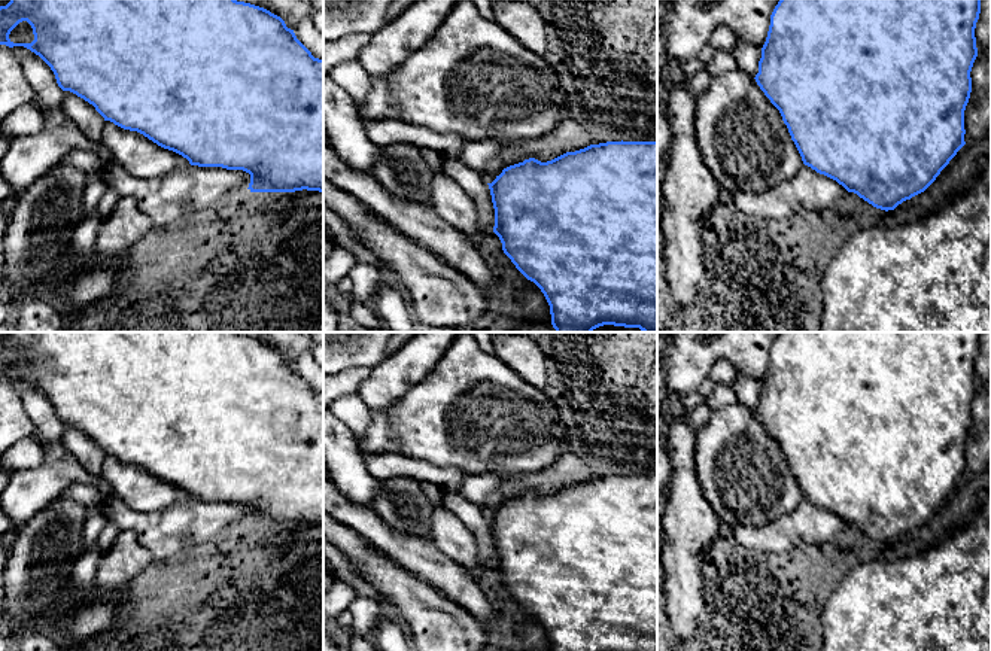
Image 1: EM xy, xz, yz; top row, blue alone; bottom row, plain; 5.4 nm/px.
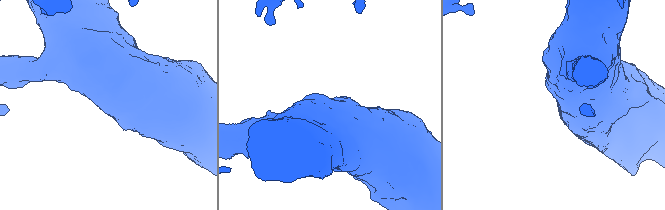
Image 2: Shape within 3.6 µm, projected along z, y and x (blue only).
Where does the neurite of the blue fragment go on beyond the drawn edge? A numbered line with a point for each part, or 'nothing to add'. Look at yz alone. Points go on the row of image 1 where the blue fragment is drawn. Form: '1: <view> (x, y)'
nothing to add

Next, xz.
nothing to add

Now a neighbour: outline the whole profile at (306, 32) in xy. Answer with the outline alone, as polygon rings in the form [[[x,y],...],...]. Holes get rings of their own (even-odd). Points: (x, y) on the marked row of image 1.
[[[304,18],[295,28],[297,39],[314,58],[323,60],[323,31],[319,31],[310,18]]]

